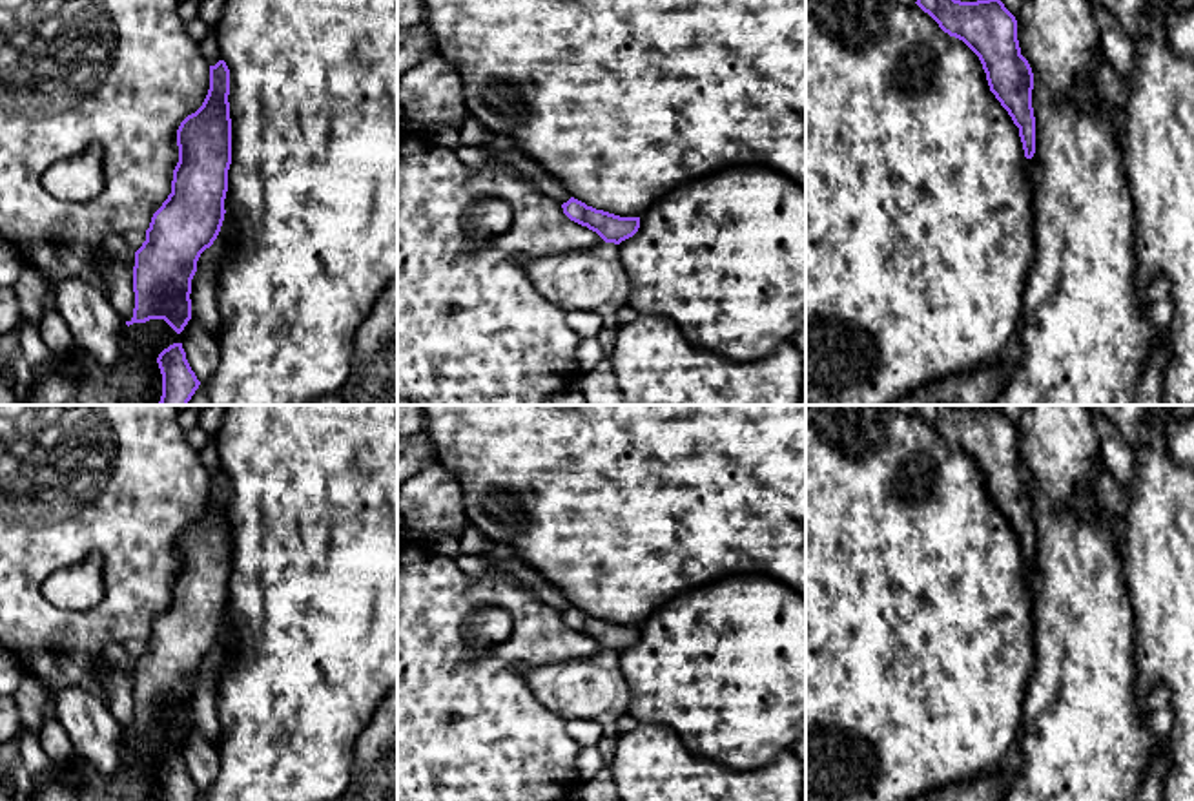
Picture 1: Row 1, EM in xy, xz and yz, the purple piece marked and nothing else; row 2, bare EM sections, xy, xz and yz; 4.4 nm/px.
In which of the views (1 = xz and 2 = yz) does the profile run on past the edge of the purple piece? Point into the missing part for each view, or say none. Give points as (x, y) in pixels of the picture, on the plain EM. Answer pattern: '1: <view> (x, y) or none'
1: none
2: none

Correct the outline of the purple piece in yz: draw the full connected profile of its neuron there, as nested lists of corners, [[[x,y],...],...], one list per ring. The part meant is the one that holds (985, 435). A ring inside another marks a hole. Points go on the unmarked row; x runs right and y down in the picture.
[[[917,405],[939,436],[962,449],[981,469],[990,500],[1019,536],[1024,566],[1035,562],[1032,516],[1034,482],[1021,463],[1017,429],[999,407],[961,411],[953,405]]]

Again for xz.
[[[574,606],[563,611],[561,617],[571,629],[596,640],[605,651],[620,653],[622,650],[633,646],[640,637],[640,626],[620,626],[587,615]]]

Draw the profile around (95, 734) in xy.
[[[69,686],[57,695],[55,710],[71,739],[75,755],[102,775],[115,775],[120,768],[124,728],[104,699],[80,686]]]

